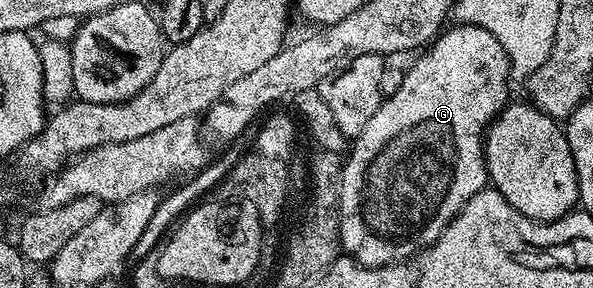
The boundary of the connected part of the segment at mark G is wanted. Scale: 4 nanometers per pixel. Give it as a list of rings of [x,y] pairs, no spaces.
[[[458,24],[453,27],[447,27],[419,55],[423,56],[414,65],[409,65],[405,69],[406,77],[400,85],[400,90],[383,99],[382,104],[376,110],[376,114],[372,114],[368,126],[364,126],[362,133],[353,141],[342,165],[342,174],[338,177],[338,242],[341,251],[349,259],[357,260],[366,268],[383,268],[386,264],[396,264],[399,260],[408,260],[428,245],[434,244],[436,238],[440,238],[440,234],[452,222],[452,218],[456,218],[456,214],[466,205],[468,198],[472,198],[472,194],[476,194],[480,189],[487,187],[484,133],[498,119],[498,113],[506,107],[511,99],[510,59],[504,54],[500,42],[496,42],[496,38],[492,38],[492,34],[488,34],[488,30],[471,24]]]

